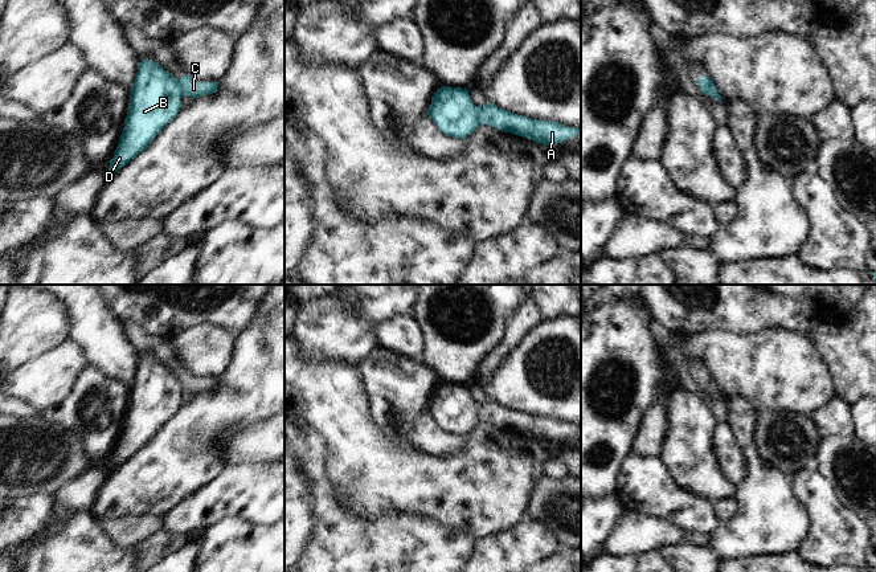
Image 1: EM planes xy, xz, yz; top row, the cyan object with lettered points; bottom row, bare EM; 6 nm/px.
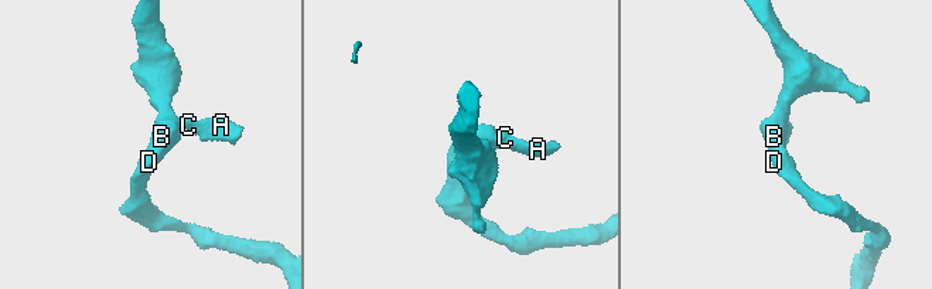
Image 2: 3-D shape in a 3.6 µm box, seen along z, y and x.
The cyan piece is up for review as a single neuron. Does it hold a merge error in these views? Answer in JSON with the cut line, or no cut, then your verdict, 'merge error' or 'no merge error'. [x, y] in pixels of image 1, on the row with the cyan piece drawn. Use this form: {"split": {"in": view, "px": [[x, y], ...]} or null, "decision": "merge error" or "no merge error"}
{"split": {"in": "xz", "px": [[477, 107], [479, 123]]}, "decision": "merge error"}

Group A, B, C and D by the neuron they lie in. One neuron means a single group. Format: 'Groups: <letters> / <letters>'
Groups: A C / B D.

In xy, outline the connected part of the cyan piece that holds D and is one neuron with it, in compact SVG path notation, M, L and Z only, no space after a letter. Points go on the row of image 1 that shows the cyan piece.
M152 60L138 62L124 128L110 160L109 176L143 151L181 109L180 81Z

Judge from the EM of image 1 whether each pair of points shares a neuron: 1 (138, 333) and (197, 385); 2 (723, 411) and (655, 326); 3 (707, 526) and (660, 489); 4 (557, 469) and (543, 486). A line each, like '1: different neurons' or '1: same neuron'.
1: same neuron
2: same neuron
3: same neuron
4: different neurons

